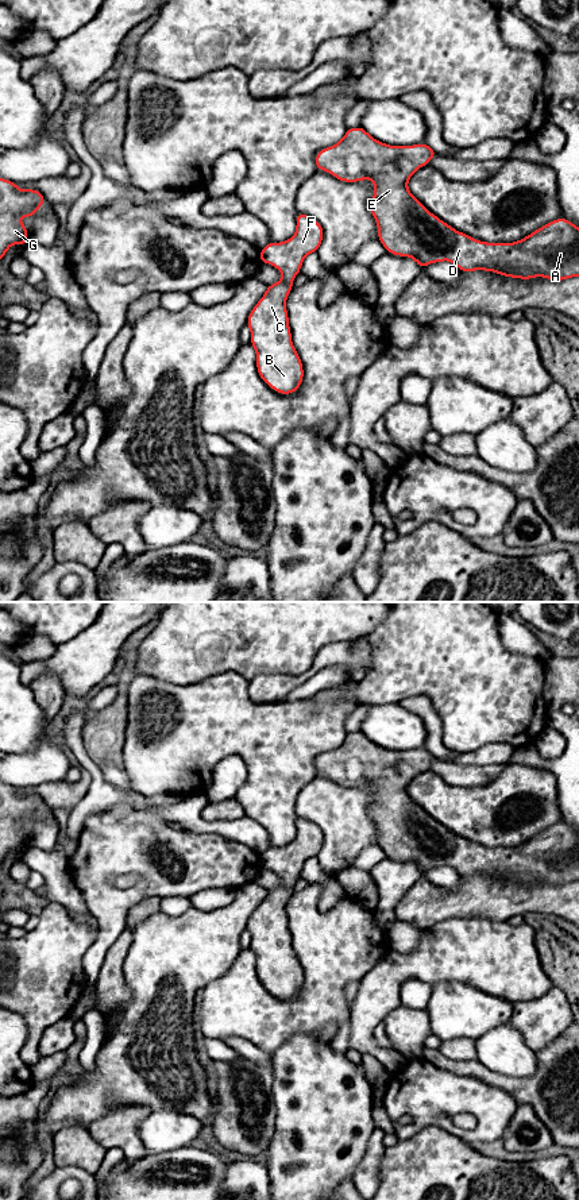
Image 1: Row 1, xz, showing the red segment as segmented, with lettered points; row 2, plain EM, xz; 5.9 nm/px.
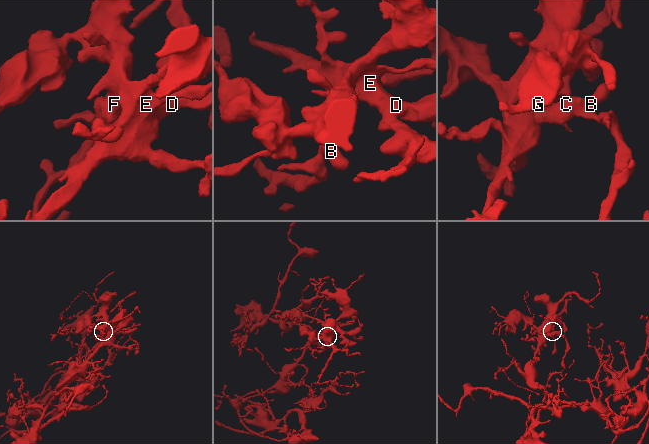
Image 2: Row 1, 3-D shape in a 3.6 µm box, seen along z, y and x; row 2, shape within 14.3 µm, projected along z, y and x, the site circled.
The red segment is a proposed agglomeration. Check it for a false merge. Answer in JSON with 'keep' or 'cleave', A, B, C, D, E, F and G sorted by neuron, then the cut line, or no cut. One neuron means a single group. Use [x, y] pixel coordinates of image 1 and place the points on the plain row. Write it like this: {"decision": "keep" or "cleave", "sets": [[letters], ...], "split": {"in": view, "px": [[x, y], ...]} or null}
{"decision": "keep", "sets": [["A", "B", "C", "D", "E", "F", "G"]], "split": null}

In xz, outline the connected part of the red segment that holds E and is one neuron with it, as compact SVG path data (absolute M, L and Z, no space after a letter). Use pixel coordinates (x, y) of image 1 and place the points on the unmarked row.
M347 733L346 740L333 751L320 755L314 761L316 773L324 775L341 787L374 786L374 802L370 806L378 831L378 845L386 857L408 861L417 867L420 875L426 869L448 865L459 876L485 875L502 881L532 884L543 881L564 885L579 881L579 831L559 822L521 845L513 848L489 848L456 836L429 817L408 794L409 783L431 764L439 760L426 748L390 751L374 744L364 733Z

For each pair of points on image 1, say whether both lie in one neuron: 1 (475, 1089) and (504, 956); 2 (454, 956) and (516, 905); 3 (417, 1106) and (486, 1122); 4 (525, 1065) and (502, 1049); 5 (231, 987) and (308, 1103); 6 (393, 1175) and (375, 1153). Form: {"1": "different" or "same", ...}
{"1": "different", "2": "different", "3": "same", "4": "same", "5": "different", "6": "different"}

